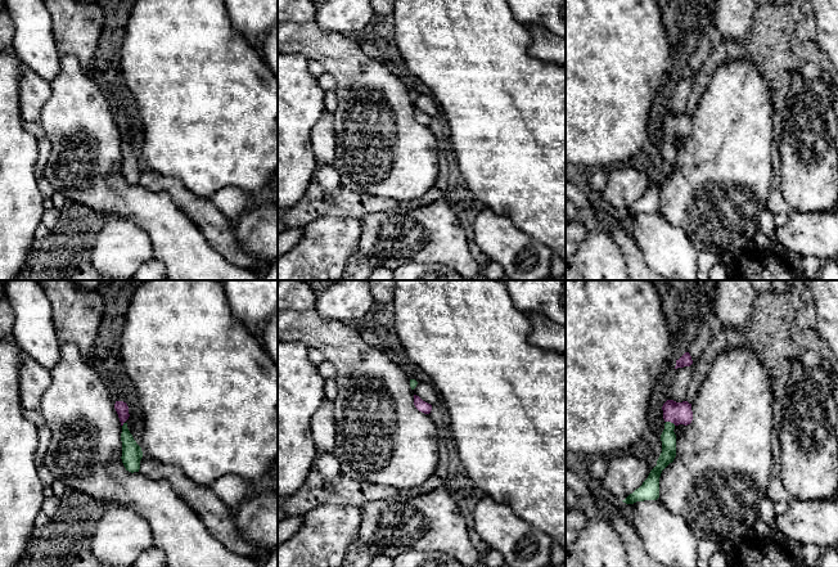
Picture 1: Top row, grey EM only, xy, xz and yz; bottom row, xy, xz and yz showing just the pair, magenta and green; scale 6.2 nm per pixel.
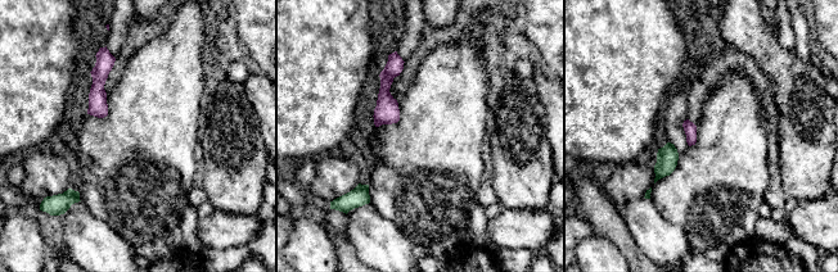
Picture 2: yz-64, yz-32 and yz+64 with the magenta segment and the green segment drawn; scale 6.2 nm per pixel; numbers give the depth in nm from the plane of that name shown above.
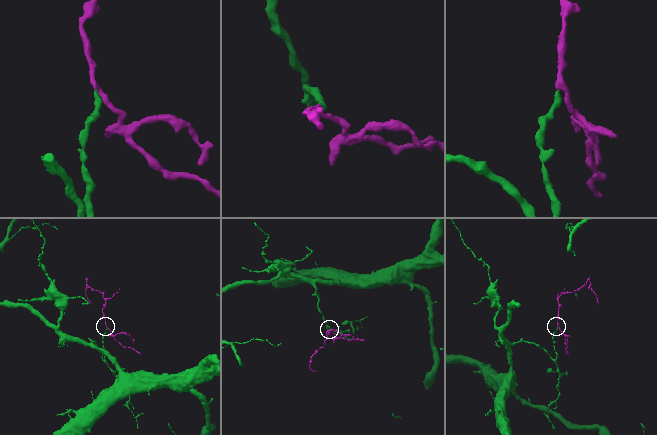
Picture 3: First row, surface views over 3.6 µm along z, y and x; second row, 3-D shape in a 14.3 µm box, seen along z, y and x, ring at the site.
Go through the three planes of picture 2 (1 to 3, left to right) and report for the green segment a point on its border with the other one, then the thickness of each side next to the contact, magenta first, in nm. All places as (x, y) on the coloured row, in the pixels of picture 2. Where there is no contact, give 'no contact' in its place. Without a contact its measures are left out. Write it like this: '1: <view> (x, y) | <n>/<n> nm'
1: no contact
2: no contact
3: no contact

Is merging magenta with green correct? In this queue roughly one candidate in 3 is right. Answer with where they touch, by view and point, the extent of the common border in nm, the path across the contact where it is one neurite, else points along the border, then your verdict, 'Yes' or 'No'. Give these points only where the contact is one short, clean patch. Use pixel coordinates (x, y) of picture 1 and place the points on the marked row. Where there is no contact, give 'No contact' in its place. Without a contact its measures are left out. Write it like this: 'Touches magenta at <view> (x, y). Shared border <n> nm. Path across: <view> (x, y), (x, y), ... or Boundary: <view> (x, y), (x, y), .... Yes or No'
Touches magenta at yz (671, 422). Shared border 70 nm. Path across: yz (679, 413), (671, 422), (668, 439). Yes

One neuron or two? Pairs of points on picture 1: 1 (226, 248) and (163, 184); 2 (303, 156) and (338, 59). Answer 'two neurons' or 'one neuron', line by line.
1: one neuron
2: two neurons

